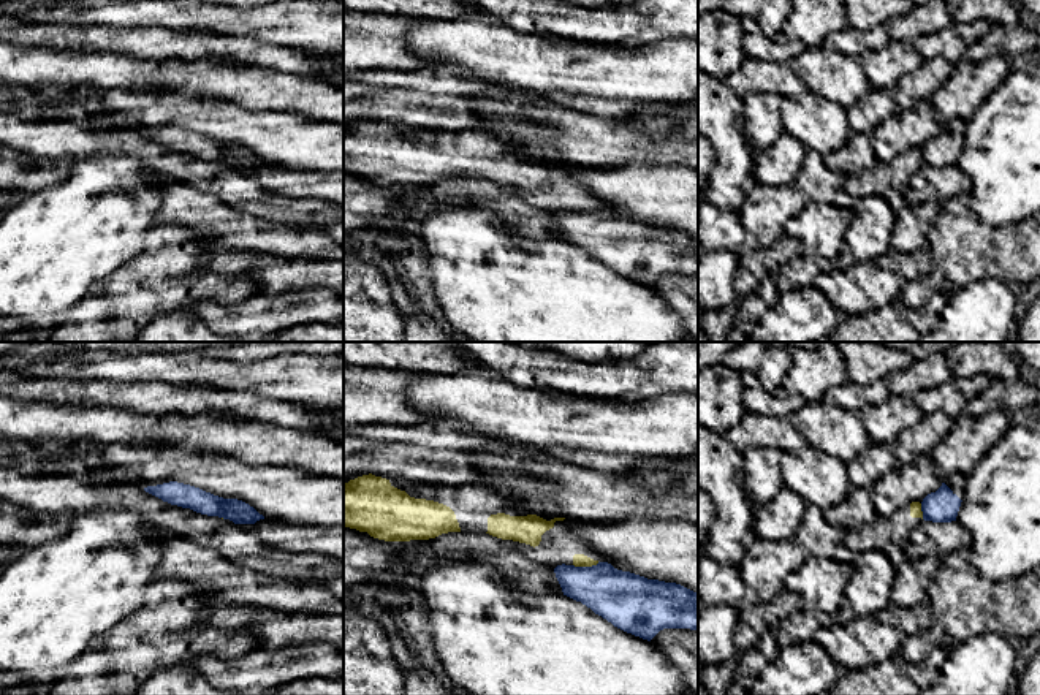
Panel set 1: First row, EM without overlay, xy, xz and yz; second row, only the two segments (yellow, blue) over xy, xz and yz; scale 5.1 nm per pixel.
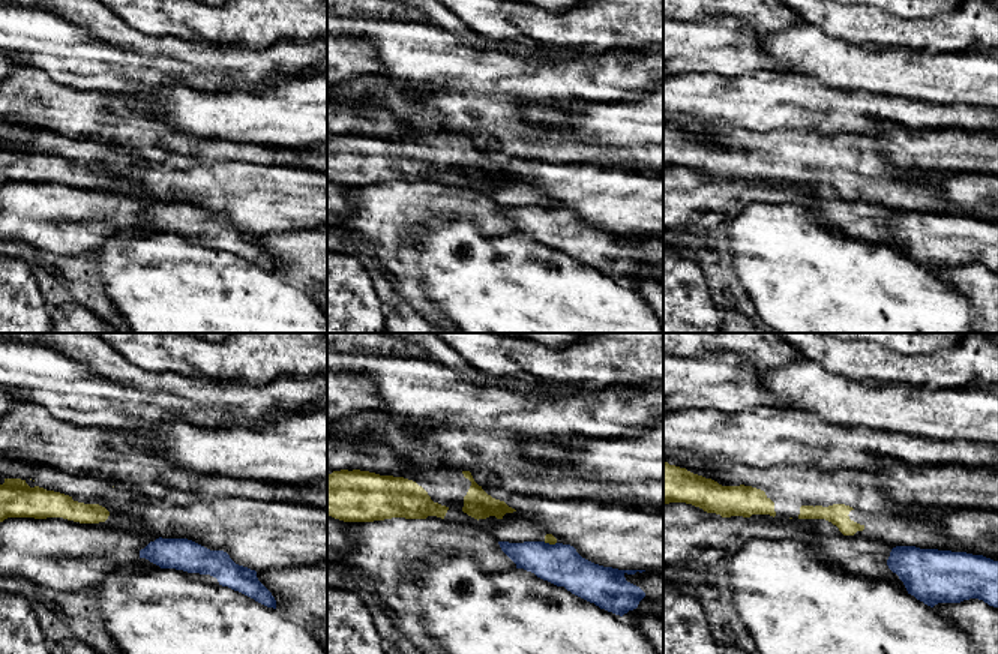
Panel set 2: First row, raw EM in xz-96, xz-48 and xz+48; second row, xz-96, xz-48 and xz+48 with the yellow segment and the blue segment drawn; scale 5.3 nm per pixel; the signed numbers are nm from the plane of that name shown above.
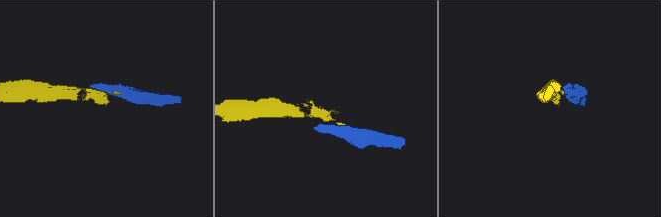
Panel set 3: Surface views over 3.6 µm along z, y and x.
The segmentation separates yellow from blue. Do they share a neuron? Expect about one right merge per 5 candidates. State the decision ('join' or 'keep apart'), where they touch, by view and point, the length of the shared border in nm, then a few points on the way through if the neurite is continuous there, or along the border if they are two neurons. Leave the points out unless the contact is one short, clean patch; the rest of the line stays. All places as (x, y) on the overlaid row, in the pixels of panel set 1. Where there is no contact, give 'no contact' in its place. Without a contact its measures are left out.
keep apart; contact xz (586, 565); length 140 nm; border xz (599, 562), (573, 565)

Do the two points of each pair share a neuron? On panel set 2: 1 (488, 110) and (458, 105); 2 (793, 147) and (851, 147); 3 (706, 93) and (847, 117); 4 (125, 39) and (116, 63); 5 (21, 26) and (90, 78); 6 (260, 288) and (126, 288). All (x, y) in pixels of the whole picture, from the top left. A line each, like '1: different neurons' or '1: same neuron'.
1: same neuron
2: same neuron
3: same neuron
4: different neurons
5: same neuron
6: same neuron

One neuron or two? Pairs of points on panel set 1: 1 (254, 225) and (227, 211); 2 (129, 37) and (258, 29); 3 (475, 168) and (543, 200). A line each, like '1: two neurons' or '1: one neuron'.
1: one neuron
2: two neurons
3: one neuron

